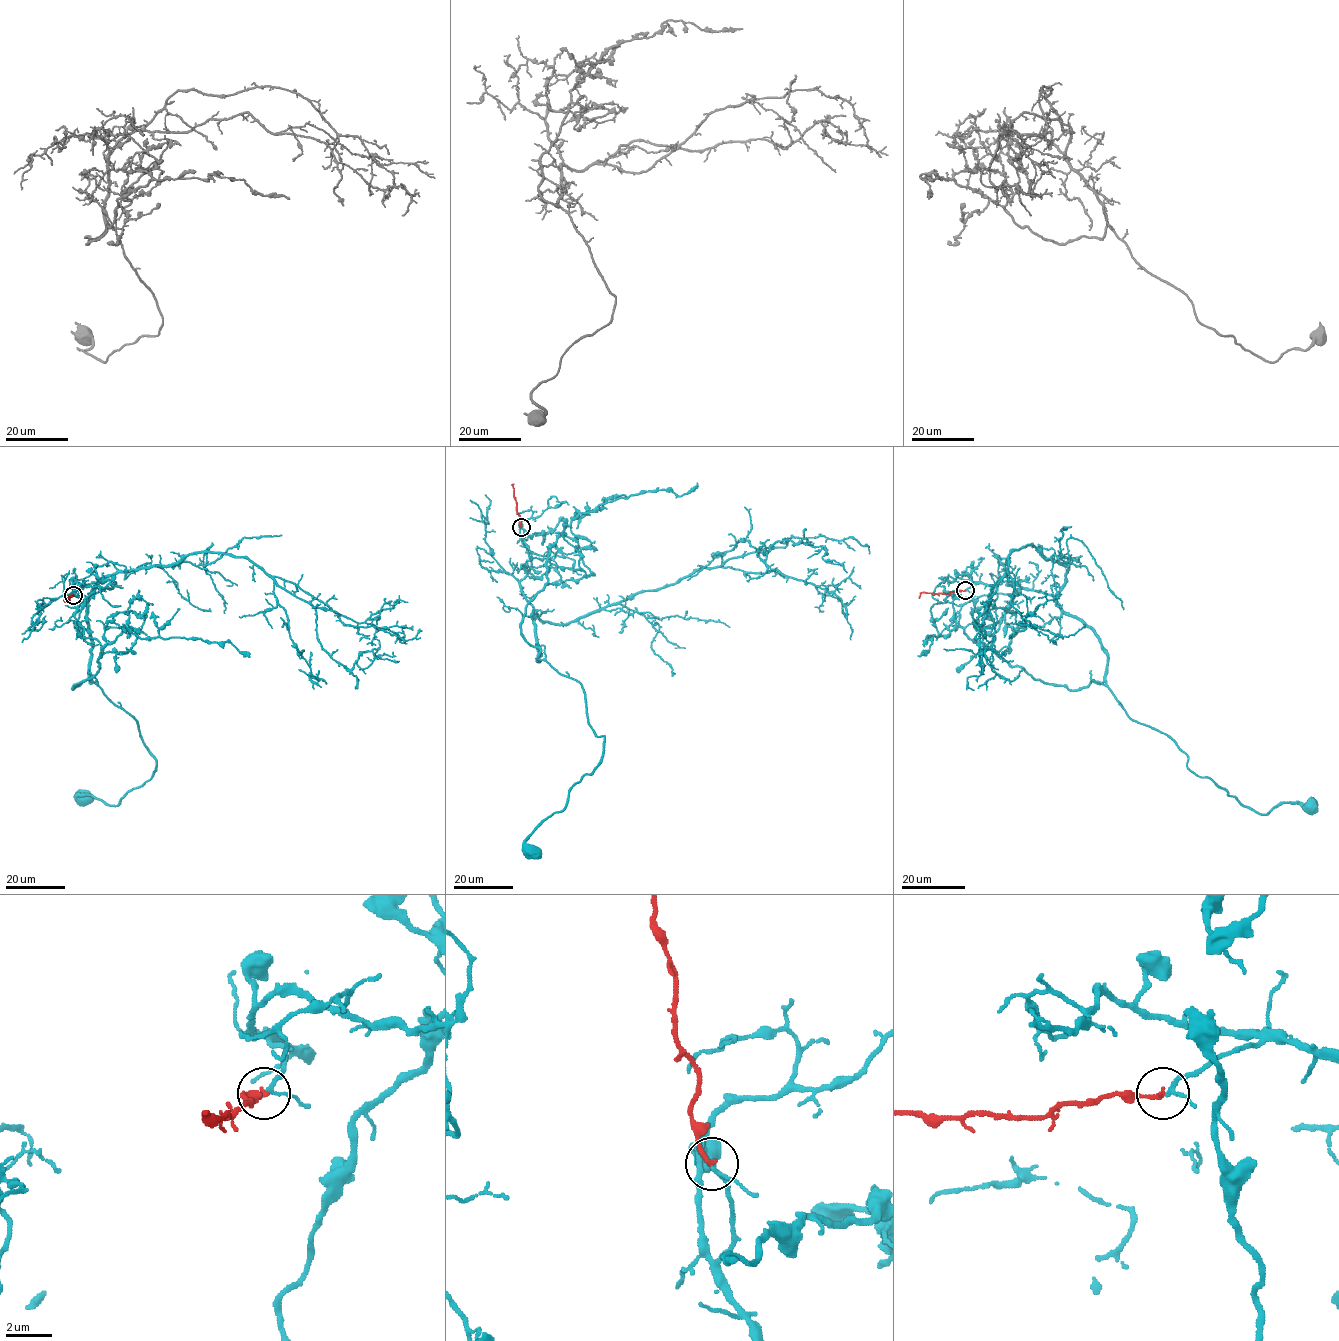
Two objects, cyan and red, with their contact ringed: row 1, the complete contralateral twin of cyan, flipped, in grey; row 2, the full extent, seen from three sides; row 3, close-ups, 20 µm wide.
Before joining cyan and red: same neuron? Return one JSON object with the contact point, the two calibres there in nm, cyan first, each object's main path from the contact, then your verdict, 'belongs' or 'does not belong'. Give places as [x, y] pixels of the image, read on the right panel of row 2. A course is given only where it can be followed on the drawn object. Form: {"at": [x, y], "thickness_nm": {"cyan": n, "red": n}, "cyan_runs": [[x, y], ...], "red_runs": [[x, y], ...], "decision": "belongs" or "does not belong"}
{"at": [965, 590], "thickness_nm": {"cyan": 140, "red": 200}, "cyan_runs": [[965, 590], [1012, 581], [1052, 596], [1099, 639], [1127, 714], [1190, 770], [1262, 814], [1309, 805]], "red_runs": [[965, 590], [948, 593], [923, 592], [918, 597]], "decision": "belongs"}

